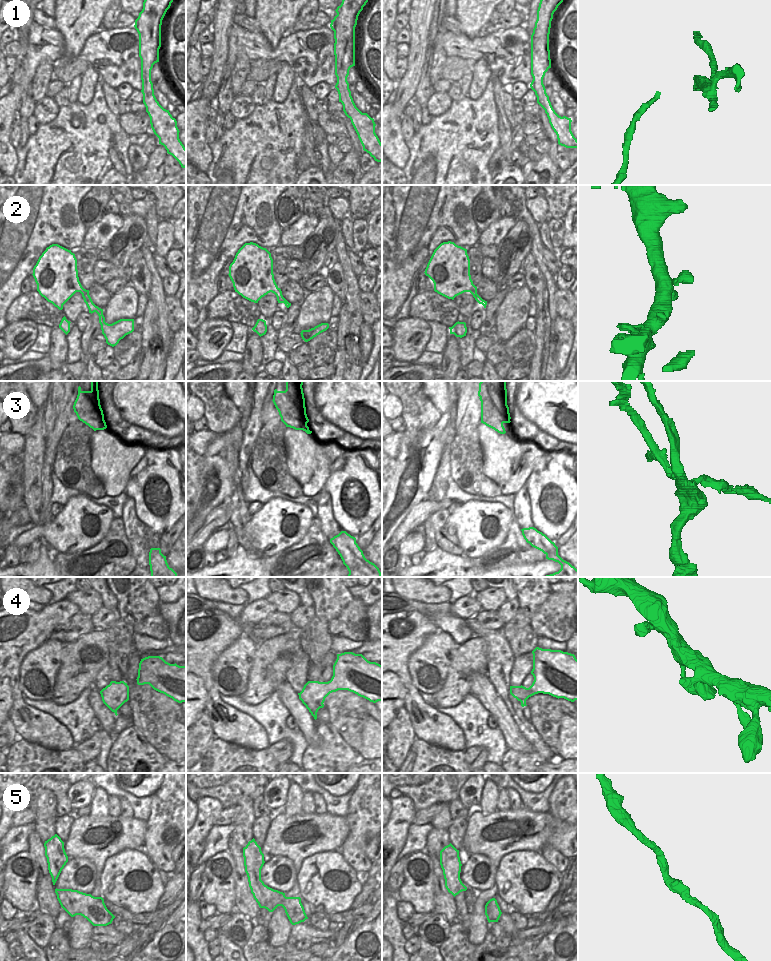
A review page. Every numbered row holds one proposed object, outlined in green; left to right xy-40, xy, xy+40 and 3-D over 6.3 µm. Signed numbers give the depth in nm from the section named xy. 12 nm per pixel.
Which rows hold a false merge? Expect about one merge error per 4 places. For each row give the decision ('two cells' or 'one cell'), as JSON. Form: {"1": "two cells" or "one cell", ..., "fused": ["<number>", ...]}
{"1": "one cell", "2": "one cell", "3": "two cells", "4": "one cell", "5": "one cell", "fused": ["3"]}

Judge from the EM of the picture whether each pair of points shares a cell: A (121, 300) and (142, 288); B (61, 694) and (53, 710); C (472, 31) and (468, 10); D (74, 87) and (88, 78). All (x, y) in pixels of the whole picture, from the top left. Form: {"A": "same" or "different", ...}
{"A": "different", "B": "different", "C": "same", "D": "different"}

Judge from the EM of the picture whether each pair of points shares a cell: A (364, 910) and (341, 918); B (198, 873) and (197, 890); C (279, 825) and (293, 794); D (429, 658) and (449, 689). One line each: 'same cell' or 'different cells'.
A: same cell
B: same cell
C: different cells
D: different cells

